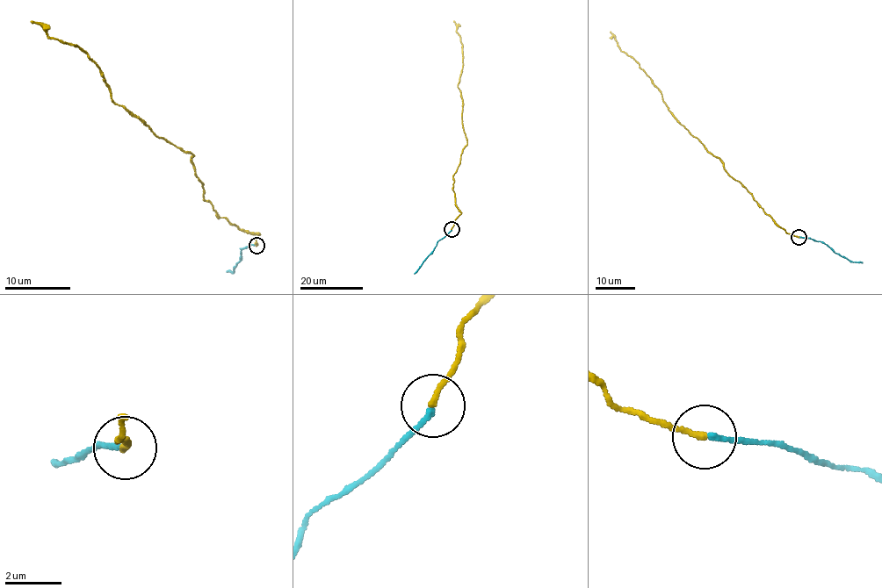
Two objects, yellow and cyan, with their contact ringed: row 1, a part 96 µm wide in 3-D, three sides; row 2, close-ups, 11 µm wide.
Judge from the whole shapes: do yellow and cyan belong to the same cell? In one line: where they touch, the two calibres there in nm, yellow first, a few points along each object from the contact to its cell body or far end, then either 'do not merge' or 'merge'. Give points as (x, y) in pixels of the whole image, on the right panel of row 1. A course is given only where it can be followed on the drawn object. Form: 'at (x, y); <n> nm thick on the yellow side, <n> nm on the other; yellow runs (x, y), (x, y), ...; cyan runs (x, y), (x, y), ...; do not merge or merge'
at (798, 237); 200 nm thick on the yellow side, 170 nm on the other; yellow runs (799, 237), (766, 215), (720, 160), (673, 118), (661, 93), (622, 52), (610, 31); cyan runs (799, 237), (824, 243), (849, 260), (863, 263); merge

